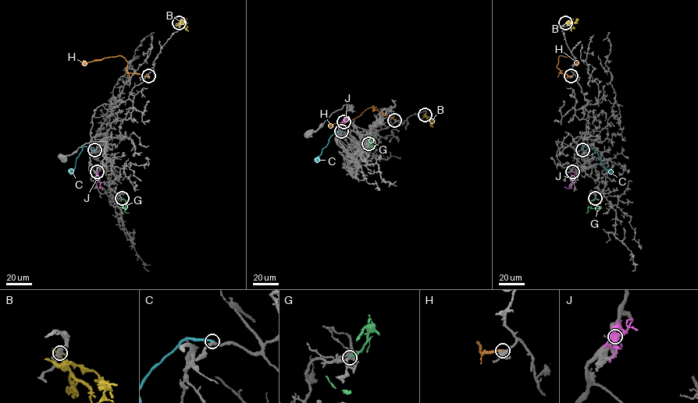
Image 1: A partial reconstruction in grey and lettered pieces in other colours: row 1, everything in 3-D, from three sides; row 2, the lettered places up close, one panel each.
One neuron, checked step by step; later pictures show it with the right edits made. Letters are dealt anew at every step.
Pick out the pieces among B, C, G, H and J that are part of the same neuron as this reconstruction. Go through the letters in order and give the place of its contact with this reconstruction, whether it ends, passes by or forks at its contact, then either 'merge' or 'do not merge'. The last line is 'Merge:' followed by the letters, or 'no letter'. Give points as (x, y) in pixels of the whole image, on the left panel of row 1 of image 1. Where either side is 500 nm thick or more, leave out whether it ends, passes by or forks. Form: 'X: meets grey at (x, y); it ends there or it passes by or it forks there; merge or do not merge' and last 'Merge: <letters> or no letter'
B: meets grey at (179, 22); it ends there; do not merge
C: meets grey at (94, 150); it ends there; do not merge
G: meets grey at (122, 198); it ends there; merge
H: meets grey at (148, 76); it ends there; do not merge
J: meets grey at (97, 171); it ends there; do not merge
Merge: G

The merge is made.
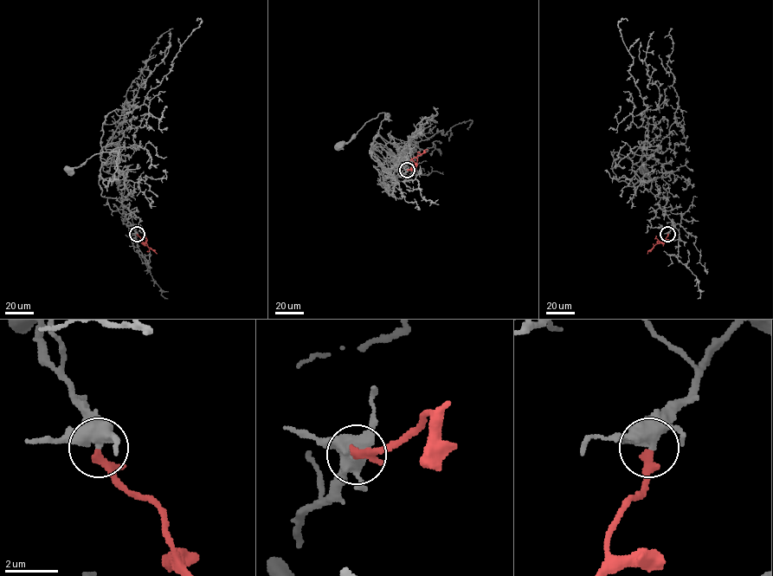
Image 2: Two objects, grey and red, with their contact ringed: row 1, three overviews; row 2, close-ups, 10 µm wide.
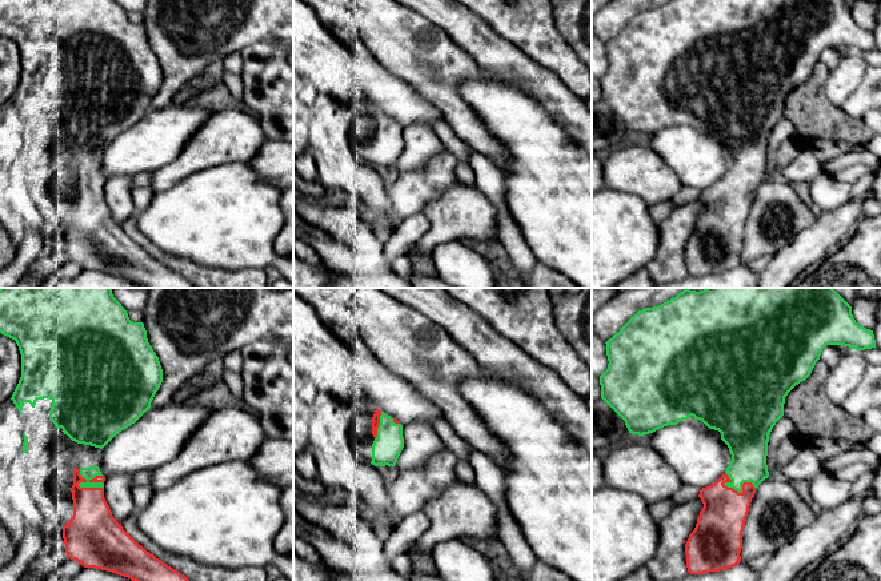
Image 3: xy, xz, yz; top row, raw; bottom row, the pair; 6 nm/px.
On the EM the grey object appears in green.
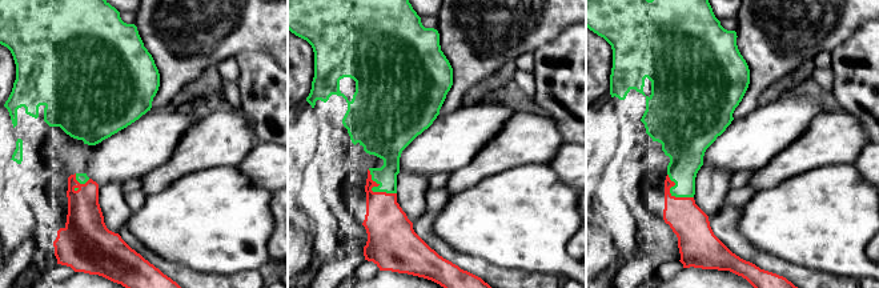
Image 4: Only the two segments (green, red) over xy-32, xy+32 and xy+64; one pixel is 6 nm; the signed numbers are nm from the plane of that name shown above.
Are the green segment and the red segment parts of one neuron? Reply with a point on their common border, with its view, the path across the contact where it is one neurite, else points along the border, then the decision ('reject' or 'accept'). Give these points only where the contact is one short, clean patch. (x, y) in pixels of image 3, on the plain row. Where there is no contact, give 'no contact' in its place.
contact xy (81, 188); way xy (88, 175), (88, 181), (81, 188), (88, 195), (92, 228); accept

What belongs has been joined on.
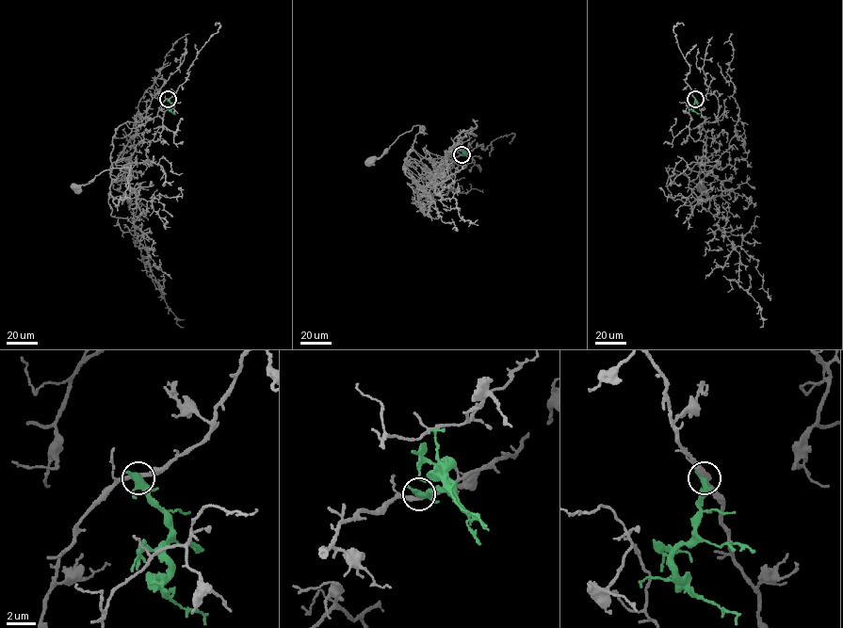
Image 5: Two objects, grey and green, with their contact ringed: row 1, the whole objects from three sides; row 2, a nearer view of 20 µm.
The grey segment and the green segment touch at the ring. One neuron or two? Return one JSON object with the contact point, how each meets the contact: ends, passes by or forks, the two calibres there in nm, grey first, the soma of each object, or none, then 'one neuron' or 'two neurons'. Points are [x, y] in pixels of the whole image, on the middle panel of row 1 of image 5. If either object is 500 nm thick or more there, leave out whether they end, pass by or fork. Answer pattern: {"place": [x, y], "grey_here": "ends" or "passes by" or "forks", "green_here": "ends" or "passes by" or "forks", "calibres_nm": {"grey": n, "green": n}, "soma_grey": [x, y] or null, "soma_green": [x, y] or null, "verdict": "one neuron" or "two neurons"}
{"place": [462, 154], "grey_here": "passes by", "green_here": "forks", "calibres_nm": {"grey": 260, "green": 320}, "soma_grey": [369, 160], "soma_green": null, "verdict": "two neurons"}

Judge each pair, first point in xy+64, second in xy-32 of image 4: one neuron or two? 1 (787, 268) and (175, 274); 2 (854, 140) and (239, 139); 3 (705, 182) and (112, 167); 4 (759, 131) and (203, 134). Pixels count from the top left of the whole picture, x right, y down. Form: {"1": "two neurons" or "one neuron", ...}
{"1": "one neuron", "2": "one neuron", "3": "two neurons", "4": "two neurons"}

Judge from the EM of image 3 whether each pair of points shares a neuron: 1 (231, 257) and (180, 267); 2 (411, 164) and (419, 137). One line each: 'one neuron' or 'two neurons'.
1: two neurons
2: one neuron

